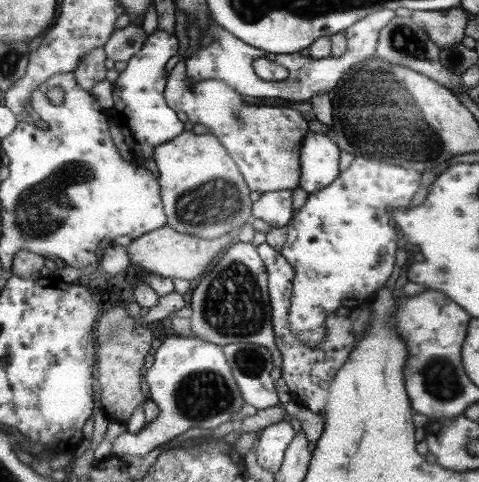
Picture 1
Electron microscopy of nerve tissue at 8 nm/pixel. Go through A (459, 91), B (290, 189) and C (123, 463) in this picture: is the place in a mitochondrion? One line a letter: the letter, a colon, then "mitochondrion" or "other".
A: other
B: other
C: other

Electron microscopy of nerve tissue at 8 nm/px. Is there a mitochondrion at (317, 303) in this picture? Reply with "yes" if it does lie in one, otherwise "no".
no

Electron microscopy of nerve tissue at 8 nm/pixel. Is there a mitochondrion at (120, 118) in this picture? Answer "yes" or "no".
no

